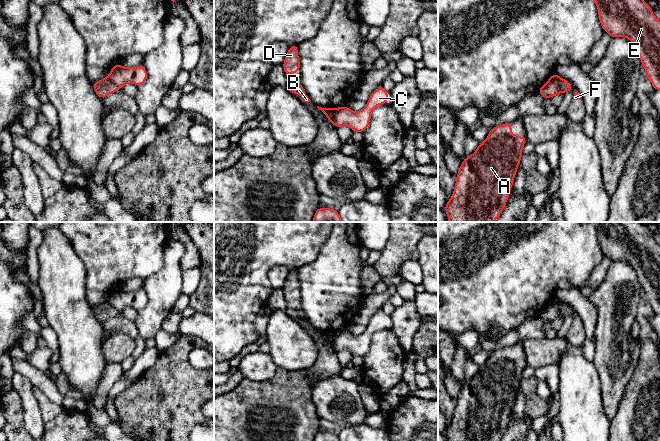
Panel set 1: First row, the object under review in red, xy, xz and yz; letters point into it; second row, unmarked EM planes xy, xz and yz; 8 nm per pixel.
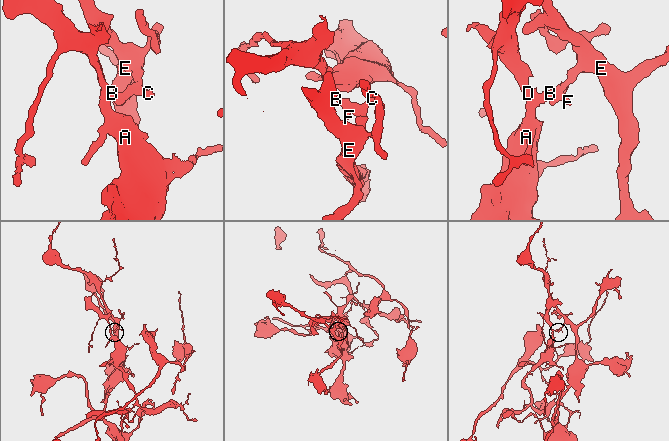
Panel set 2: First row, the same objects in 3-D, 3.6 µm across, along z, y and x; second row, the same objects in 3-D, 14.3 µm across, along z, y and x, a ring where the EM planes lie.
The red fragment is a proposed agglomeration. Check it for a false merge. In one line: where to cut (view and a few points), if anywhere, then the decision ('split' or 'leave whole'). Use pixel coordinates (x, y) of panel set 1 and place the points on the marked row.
cut xz (334, 109), (333, 121), (336, 126); split

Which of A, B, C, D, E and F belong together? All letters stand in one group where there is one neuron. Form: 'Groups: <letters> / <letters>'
Groups: A B D F / C E

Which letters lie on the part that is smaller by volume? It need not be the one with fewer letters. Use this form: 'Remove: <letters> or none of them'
Remove: A, B, D, F

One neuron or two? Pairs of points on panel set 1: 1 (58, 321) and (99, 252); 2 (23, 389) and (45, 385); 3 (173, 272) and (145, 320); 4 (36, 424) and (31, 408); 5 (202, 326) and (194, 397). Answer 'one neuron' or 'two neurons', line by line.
1: two neurons
2: two neurons
3: one neuron
4: one neuron
5: two neurons

